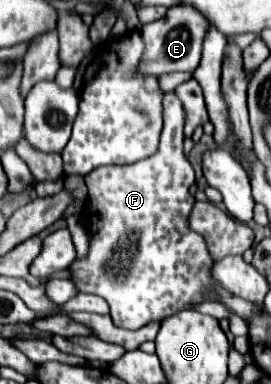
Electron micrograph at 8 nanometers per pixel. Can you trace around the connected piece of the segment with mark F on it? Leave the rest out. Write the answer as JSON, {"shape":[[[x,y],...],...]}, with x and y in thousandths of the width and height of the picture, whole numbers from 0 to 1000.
{"shape":[[[646,237],[601,253],[601,346],[572,404],[506,419],[491,430],[402,430],[351,440],[314,461],[328,492],[328,529],[299,560],[299,581],[328,602],[328,664],[321,674],[277,674],[262,690],[269,737],[292,763],[343,763],[380,773],[410,810],[410,831],[432,852],[520,857],[557,836],[594,836],[653,805],[697,805],[712,789],[749,784],[749,758],[786,747],[771,701],[786,674],[771,669],[756,622],[697,596],[690,565],[720,529],[697,492],[720,477],[720,445],[675,404],[675,326],[683,279]]]}

